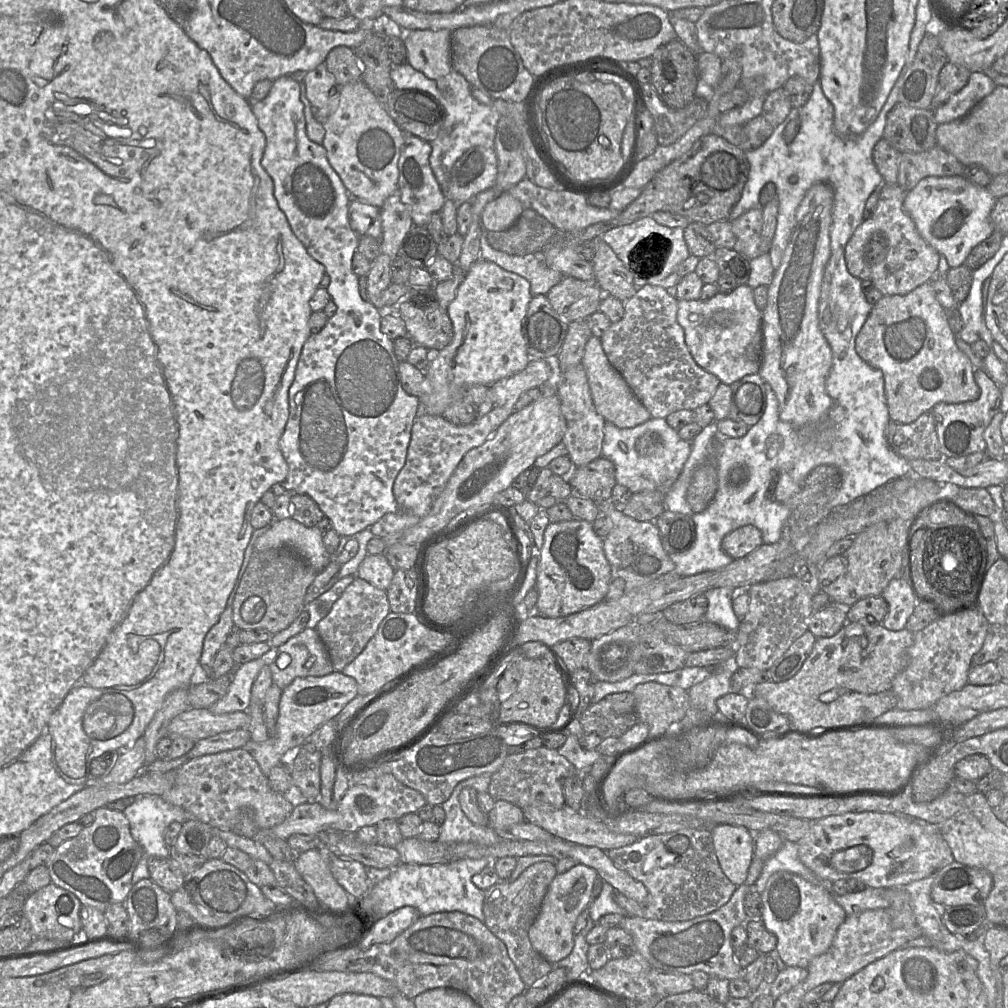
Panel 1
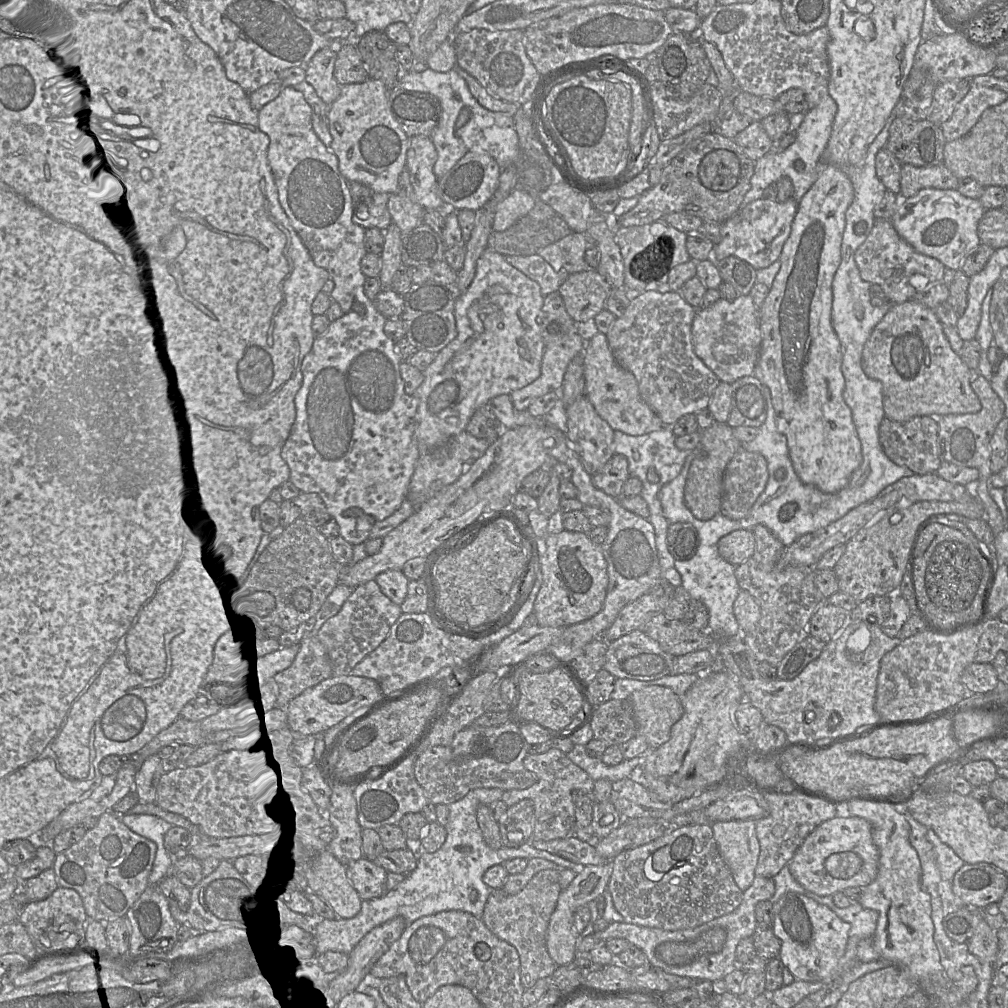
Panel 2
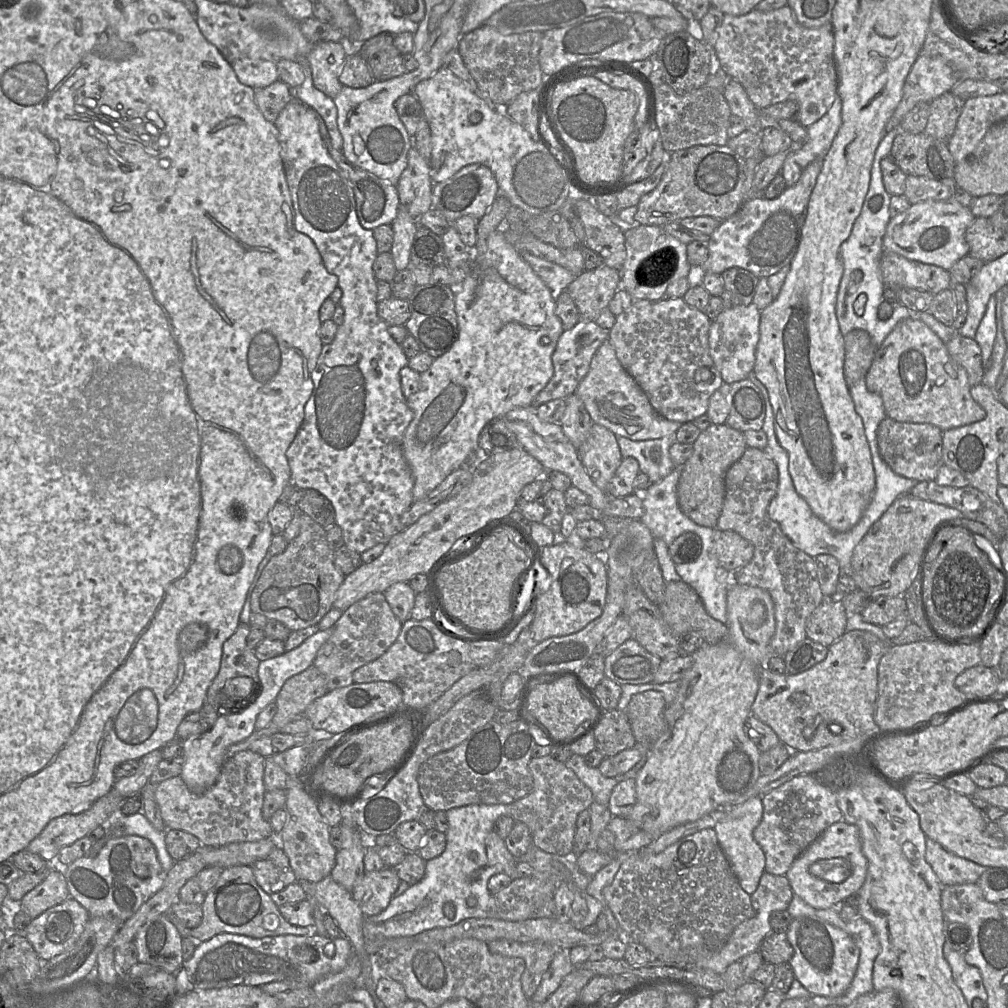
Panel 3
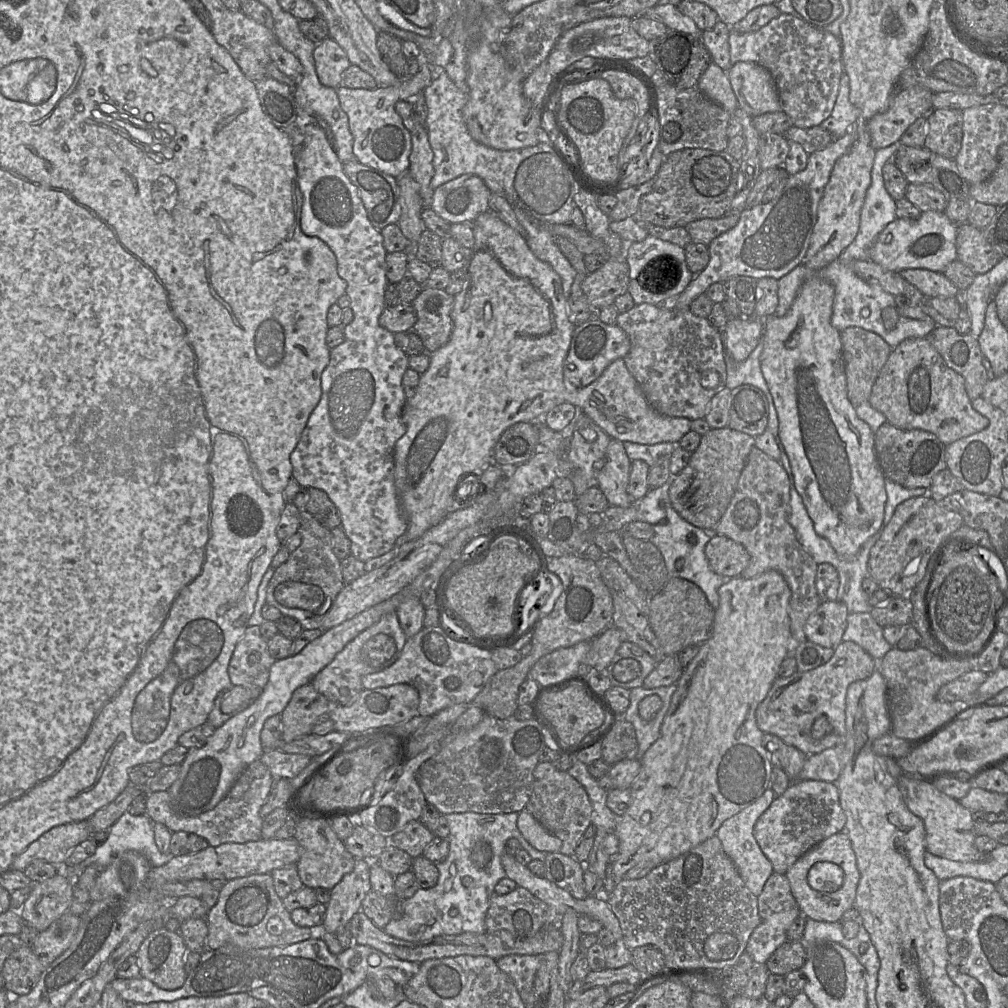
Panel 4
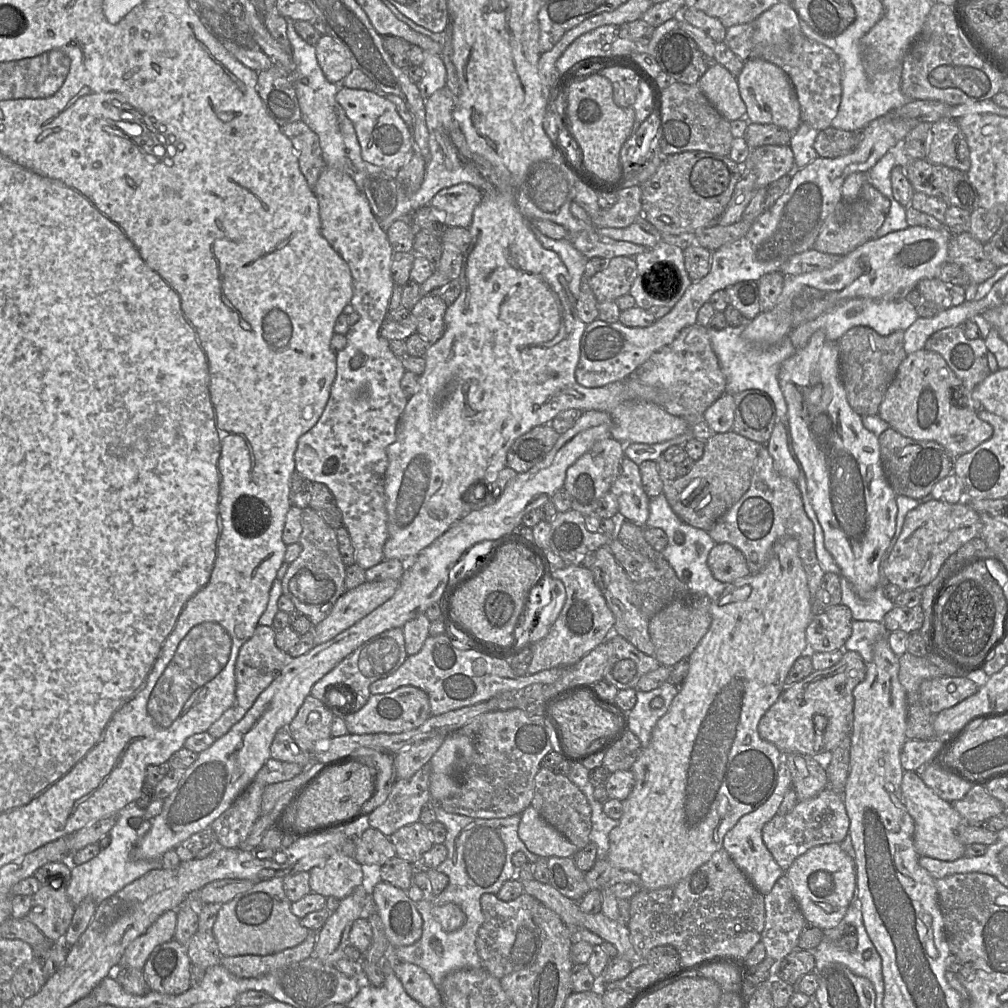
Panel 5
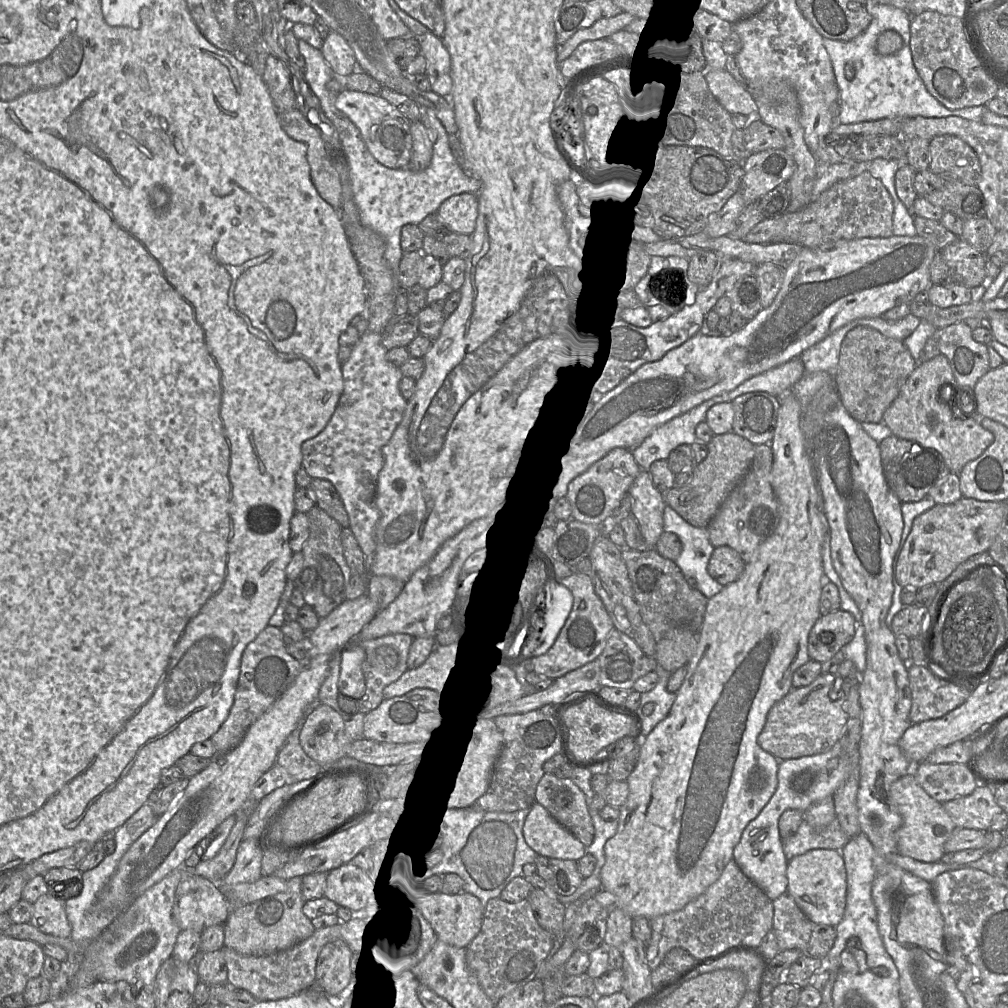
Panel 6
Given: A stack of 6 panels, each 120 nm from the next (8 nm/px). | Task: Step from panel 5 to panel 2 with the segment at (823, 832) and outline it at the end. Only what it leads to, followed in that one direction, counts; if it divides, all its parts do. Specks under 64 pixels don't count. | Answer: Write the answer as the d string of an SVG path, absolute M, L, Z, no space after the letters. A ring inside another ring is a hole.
M777 784L761 789L760 793L763 793L769 805L769 813L765 817L753 819L760 845L755 875L773 878L791 861L805 838L818 825L838 816L838 804L810 795L797 787L782 787Z

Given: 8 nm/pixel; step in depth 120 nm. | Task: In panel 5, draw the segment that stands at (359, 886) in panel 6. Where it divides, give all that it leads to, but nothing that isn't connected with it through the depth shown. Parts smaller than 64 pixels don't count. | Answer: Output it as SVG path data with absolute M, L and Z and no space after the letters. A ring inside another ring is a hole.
M343 852L331 856L323 866L312 868L309 875L312 892L340 900L361 886L364 879L362 865Z

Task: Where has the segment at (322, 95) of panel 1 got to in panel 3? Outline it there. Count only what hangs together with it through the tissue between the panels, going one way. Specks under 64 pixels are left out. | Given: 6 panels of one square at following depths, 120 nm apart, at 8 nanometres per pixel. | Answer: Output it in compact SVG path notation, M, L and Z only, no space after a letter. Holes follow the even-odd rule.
M345 41L320 42L314 44L307 56L314 86L331 98L335 98L343 87L338 76L349 50L350 45Z

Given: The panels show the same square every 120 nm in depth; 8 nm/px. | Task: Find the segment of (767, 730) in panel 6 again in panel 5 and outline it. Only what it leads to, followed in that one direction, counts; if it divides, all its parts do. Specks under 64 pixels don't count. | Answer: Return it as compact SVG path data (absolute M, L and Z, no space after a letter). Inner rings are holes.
M845 651L841 660L834 666L824 670L814 670L809 676L791 685L787 685L777 701L766 711L758 724L758 732L762 739L775 745L782 753L802 753L810 756L831 751L847 735L850 735L853 721L853 689L864 680L866 663L855 651ZM821 714L827 718L823 731L815 731L814 716Z

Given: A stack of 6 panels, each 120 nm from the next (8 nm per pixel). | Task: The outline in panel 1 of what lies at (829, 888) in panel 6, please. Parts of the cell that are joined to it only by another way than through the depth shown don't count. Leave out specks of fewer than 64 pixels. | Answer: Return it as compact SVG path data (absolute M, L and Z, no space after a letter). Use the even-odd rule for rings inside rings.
M846 812L820 818L797 842L798 858L817 876L834 882L857 879L867 887L905 886L954 861L937 825L895 813Z

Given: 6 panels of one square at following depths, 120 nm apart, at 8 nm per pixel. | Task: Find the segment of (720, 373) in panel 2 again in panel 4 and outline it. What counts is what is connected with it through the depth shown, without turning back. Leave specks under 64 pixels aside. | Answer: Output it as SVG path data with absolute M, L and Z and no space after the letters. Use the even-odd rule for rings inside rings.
M739 316L728 319L721 329L726 356L736 362L746 360L760 342L763 329L761 318Z

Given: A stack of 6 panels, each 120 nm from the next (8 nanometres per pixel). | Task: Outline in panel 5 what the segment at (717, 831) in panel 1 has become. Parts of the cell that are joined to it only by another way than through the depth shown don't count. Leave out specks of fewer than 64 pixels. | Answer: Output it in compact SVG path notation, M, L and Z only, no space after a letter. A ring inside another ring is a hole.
M781 764L778 770L778 780L773 793L757 809L742 816L723 839L723 848L730 855L738 868L745 874L754 887L763 895L768 894L775 882L785 872L777 864L762 839L762 829L777 813L788 790L792 787L791 775L788 767Z

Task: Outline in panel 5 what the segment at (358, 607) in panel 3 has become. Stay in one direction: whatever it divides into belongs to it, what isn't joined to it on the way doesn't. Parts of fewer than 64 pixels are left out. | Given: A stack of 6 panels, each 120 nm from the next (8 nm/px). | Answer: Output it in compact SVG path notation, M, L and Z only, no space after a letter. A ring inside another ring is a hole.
M402 628L386 630L362 643L339 662L339 664L313 685L310 694L326 705L328 703L326 698L327 691L328 701L329 699L332 700L335 708L344 709L344 712L348 711L348 714L357 712L367 703L371 696L370 685L376 680L393 674L404 663L407 656ZM338 684L345 685L350 690L336 687ZM347 692L353 693L354 702L351 705L351 696ZM346 695L348 695L349 699L347 699Z

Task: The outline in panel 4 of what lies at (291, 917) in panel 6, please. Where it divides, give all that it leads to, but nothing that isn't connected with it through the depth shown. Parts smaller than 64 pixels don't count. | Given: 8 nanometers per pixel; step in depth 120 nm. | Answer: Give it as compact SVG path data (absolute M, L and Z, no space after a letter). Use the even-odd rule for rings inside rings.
M254 874L222 883L217 903L207 911L207 948L218 949L226 944L241 948L268 948L305 941L315 930L296 925L274 888L271 874Z

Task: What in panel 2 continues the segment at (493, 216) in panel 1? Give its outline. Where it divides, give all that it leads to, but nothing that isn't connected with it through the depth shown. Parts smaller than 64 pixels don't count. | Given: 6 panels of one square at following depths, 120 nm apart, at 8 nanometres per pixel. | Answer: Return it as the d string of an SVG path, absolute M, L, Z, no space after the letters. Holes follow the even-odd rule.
M514 189L496 206L493 231L504 231L528 214L535 205L535 198L523 189Z

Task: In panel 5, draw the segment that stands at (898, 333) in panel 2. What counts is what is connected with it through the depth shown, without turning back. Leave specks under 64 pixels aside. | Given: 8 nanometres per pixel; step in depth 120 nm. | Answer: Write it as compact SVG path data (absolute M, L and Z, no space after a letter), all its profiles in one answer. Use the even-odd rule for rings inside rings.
M923 348L902 361L877 415L905 437L939 443L955 459L972 451L993 434L992 426L981 420L976 411L962 407L960 389L962 382L944 358Z

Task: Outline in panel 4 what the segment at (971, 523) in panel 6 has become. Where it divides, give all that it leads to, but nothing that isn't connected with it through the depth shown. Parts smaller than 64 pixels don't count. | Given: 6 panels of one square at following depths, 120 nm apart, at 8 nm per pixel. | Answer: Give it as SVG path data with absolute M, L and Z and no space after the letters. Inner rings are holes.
M917 496L900 503L885 526L881 536L869 553L868 571L881 589L891 591L895 596L907 596L923 579L931 557L942 548L950 536L964 524L963 518L956 512L941 506L933 498Z

